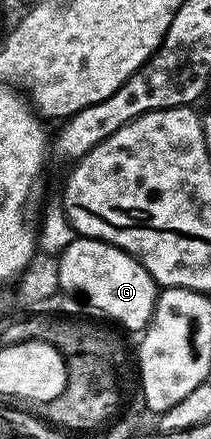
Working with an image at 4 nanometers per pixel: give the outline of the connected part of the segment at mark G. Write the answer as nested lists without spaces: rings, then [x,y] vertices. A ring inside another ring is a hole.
[[[76,238],[61,252],[58,264],[59,288],[70,297],[82,296],[105,316],[118,320],[134,334],[149,325],[157,305],[159,286],[135,257],[102,240]]]

